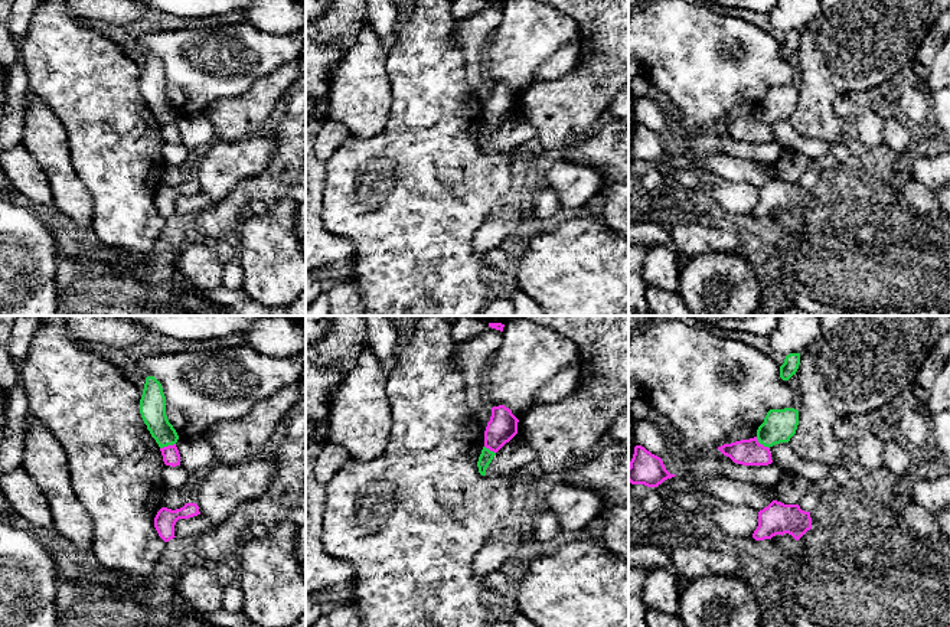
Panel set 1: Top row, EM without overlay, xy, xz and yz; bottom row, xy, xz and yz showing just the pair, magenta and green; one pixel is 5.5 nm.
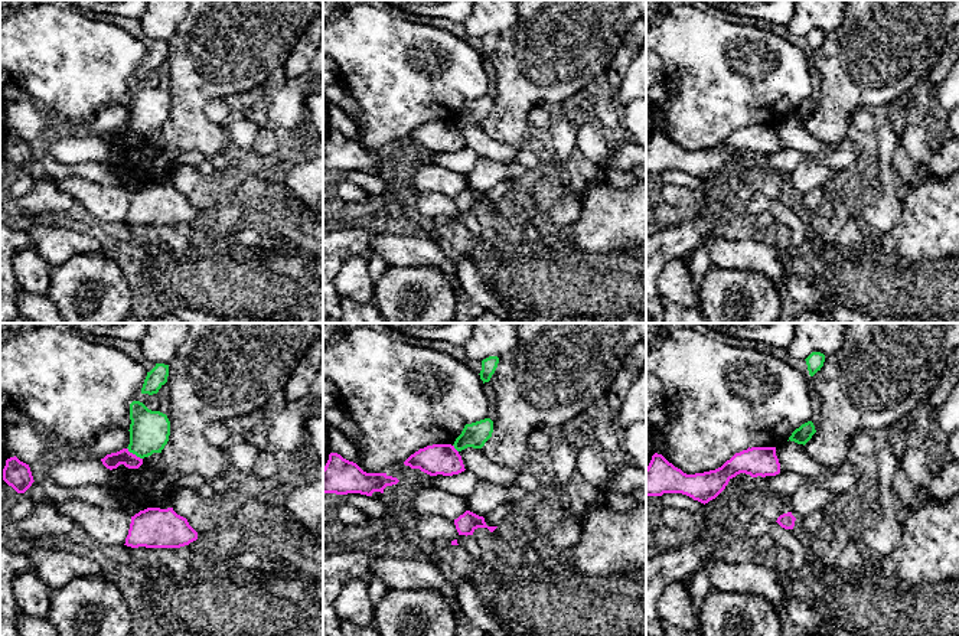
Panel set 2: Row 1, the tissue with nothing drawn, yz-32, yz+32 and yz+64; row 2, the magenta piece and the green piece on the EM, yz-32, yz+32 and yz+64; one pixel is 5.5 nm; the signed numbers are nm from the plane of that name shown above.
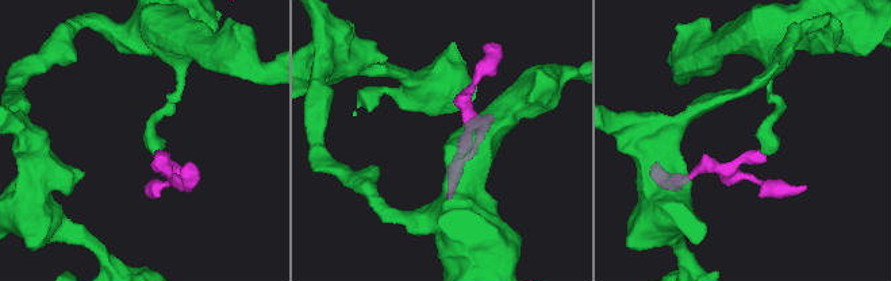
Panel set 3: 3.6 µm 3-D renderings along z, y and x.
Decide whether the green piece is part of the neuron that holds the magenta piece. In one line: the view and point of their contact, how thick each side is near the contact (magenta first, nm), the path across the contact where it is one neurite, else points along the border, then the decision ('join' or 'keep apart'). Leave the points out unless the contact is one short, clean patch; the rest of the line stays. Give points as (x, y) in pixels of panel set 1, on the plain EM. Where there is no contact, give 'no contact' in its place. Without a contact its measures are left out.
meets magenta in yz at (761, 121); 140 nm thick on the magenta side, 180 nm on the other; border along yz (756, 114), (769, 126); keep apart

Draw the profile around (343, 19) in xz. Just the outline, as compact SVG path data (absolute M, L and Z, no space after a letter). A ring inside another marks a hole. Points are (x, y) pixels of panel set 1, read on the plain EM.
M329 0L326 12L306 25L306 36L319 43L339 43L340 59L332 65L329 81L340 65L346 50L356 42L358 33L369 26L365 0Z

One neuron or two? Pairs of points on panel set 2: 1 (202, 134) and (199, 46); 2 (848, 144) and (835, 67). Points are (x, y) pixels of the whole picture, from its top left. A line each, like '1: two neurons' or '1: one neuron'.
1: one neuron
2: two neurons

